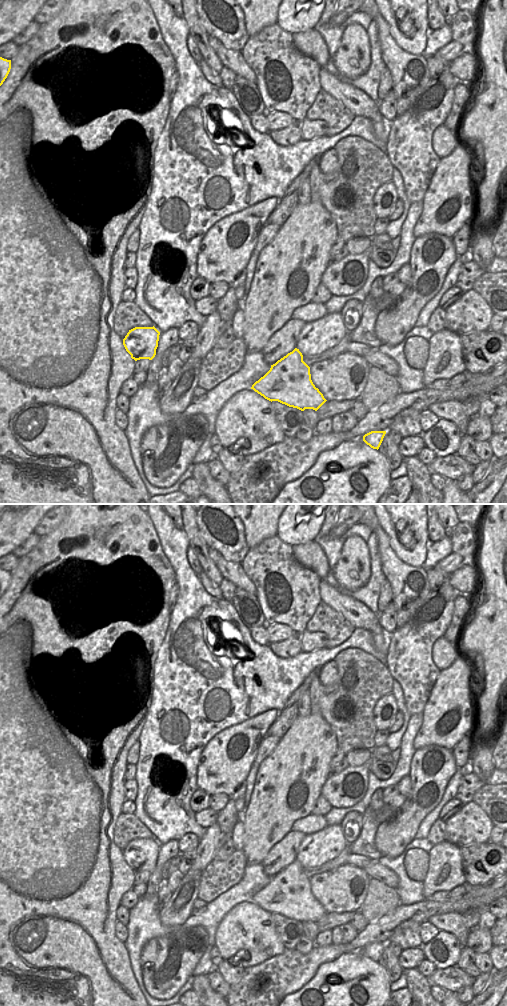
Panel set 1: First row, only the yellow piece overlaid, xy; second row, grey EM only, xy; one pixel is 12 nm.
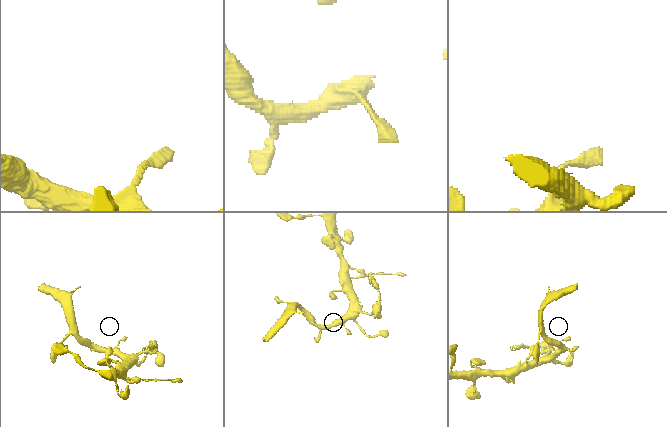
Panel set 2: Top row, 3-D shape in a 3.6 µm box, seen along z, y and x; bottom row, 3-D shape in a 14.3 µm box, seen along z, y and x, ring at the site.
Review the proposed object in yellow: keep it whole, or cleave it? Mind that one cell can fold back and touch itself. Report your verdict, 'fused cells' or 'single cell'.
single cell

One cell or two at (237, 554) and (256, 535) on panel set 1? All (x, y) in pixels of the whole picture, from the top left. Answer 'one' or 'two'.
two

